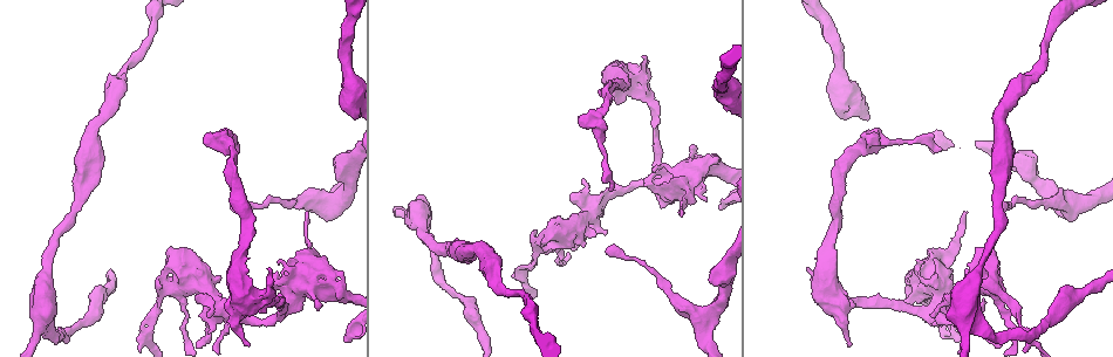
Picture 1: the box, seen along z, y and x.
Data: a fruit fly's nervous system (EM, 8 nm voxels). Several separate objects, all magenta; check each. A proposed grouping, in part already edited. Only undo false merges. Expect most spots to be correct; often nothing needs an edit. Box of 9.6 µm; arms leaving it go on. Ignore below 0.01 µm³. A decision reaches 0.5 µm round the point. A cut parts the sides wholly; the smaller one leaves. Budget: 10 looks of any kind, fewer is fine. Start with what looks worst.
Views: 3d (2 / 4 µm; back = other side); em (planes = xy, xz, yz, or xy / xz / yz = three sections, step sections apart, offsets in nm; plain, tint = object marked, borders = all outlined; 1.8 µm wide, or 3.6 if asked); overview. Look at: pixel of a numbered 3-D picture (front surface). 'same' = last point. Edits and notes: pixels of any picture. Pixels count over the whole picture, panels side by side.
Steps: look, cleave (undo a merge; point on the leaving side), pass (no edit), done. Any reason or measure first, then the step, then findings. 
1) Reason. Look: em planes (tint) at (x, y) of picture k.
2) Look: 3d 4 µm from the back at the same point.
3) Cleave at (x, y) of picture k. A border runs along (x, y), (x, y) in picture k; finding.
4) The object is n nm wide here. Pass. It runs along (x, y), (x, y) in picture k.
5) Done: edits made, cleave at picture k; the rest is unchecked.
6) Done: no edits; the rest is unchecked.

Thin arm on a thick one. Look: 3d 4 µm at (534, 256) of picture 1.

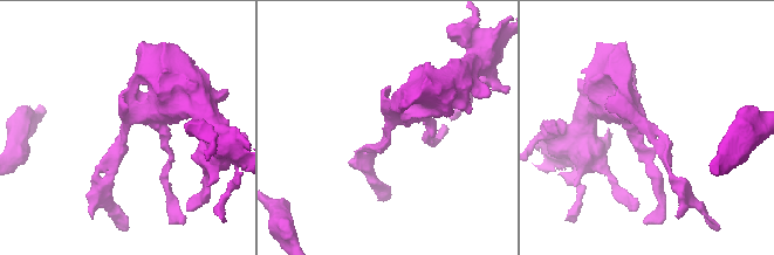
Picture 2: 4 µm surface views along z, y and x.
Need the tissue. Look: em xy step 8 (tint) at (125, 132) of picture 2.

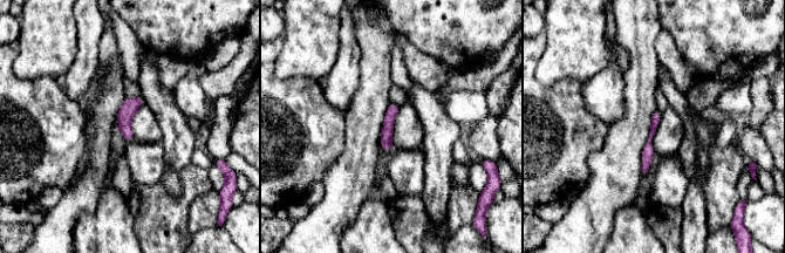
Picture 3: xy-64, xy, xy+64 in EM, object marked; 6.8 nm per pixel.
Look: em planes (tint) at the same point.

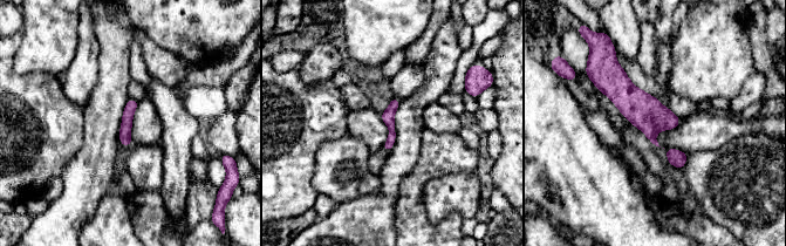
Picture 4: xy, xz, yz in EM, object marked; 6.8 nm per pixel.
The object is 80 nm wide here. Pass. All the same neuron.

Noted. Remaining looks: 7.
Sudden change in width. Look: em 3.6 µm yz step 4 (tint) at (950, 252) of picture 1.

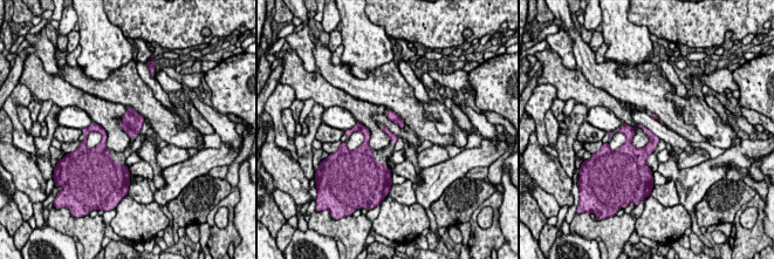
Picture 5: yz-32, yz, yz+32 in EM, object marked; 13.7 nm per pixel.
Pass. It runs along (381, 125), (394, 141) in picture 5; one neuron here.

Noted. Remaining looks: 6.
Branch point. Look: em xy step 4 (tint) at (868, 142) of picture 1.

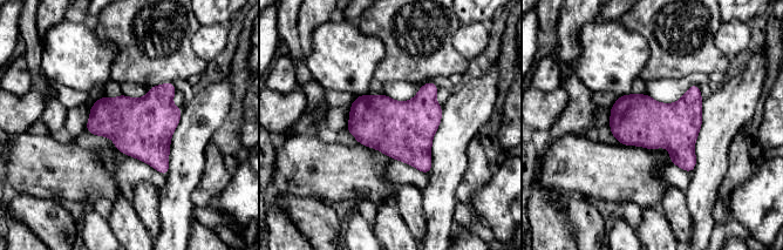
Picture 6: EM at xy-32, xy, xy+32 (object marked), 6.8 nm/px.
The object is 360 nm wide here. Pass. All the same neuron.

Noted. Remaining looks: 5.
Done: no edits; the rest is unchecked.

